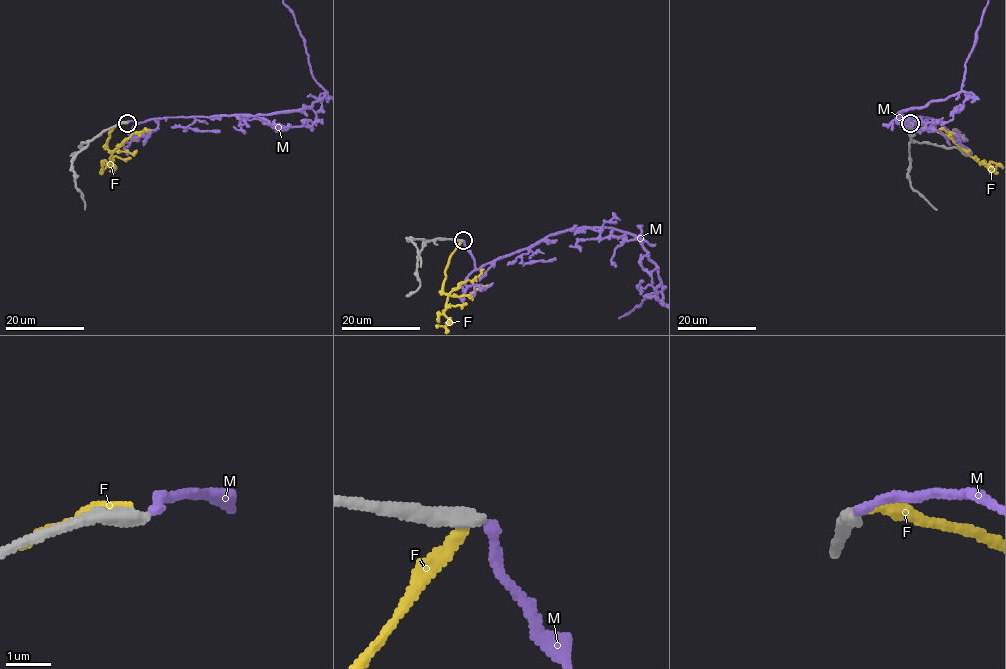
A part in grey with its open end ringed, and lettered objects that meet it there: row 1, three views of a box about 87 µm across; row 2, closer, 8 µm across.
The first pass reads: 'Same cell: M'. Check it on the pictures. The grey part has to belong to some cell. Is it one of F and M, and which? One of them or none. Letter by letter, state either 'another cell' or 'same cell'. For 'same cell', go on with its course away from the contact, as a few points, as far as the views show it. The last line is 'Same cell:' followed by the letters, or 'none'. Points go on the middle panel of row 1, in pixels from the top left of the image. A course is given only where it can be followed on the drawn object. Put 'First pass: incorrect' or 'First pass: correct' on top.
First pass: incorrect
F: another cell
M: another cell
Same cell: none

